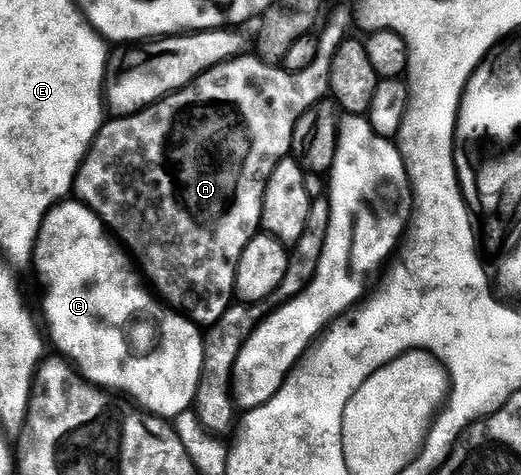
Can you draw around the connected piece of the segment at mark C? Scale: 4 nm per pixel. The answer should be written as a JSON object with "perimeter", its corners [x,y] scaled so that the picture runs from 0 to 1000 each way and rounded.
{"perimeter":[[[121,421],[109,434],[102,434],[77,480],[73,503],[65,509],[65,549],[61,554],[63,566],[73,566],[73,577],[81,583],[81,602],[88,608],[90,688],[86,686],[86,693],[92,697],[94,718],[98,712],[106,733],[111,735],[106,739],[136,764],[142,777],[179,813],[192,813],[205,825],[240,834],[255,853],[299,880],[334,884],[355,863],[370,857],[388,787],[353,792],[353,804],[334,800],[334,808],[311,808],[311,804],[299,804],[296,787],[288,787],[288,783],[284,787],[246,783],[250,771],[234,745],[234,741],[242,741],[238,724],[226,712],[215,716],[215,707],[219,707],[215,695],[207,699],[207,686],[192,682],[192,632],[200,632],[200,623],[203,623],[200,602],[230,602],[230,585],[234,585],[238,568],[226,568],[226,564],[242,564],[251,549],[251,537],[213,499],[186,451],[179,451],[159,425]]]}

